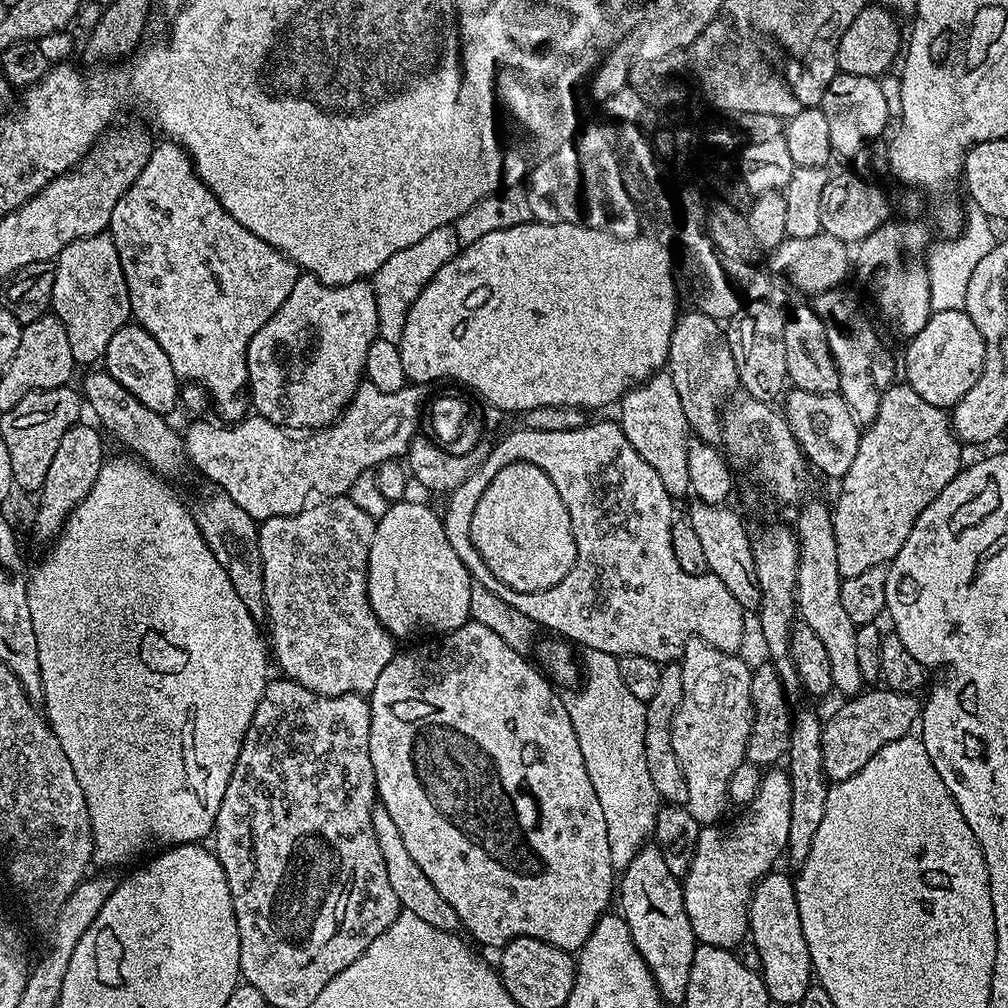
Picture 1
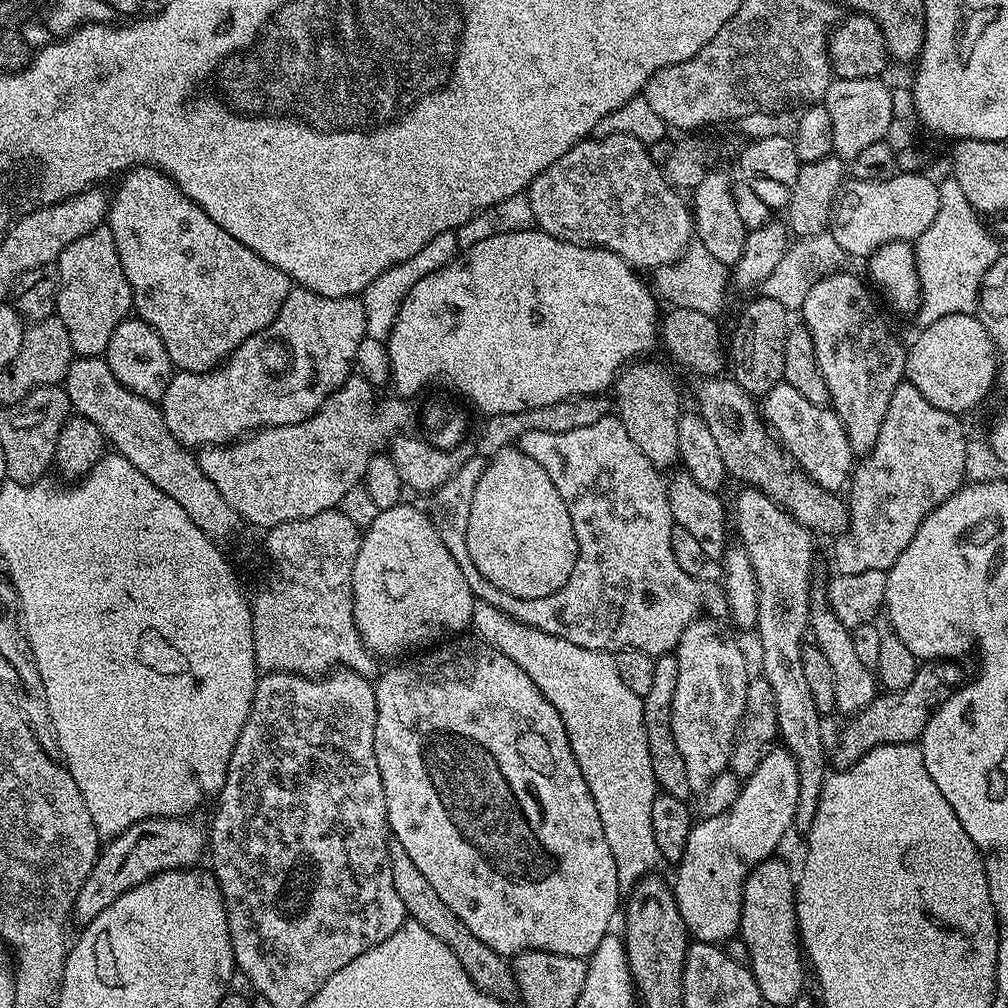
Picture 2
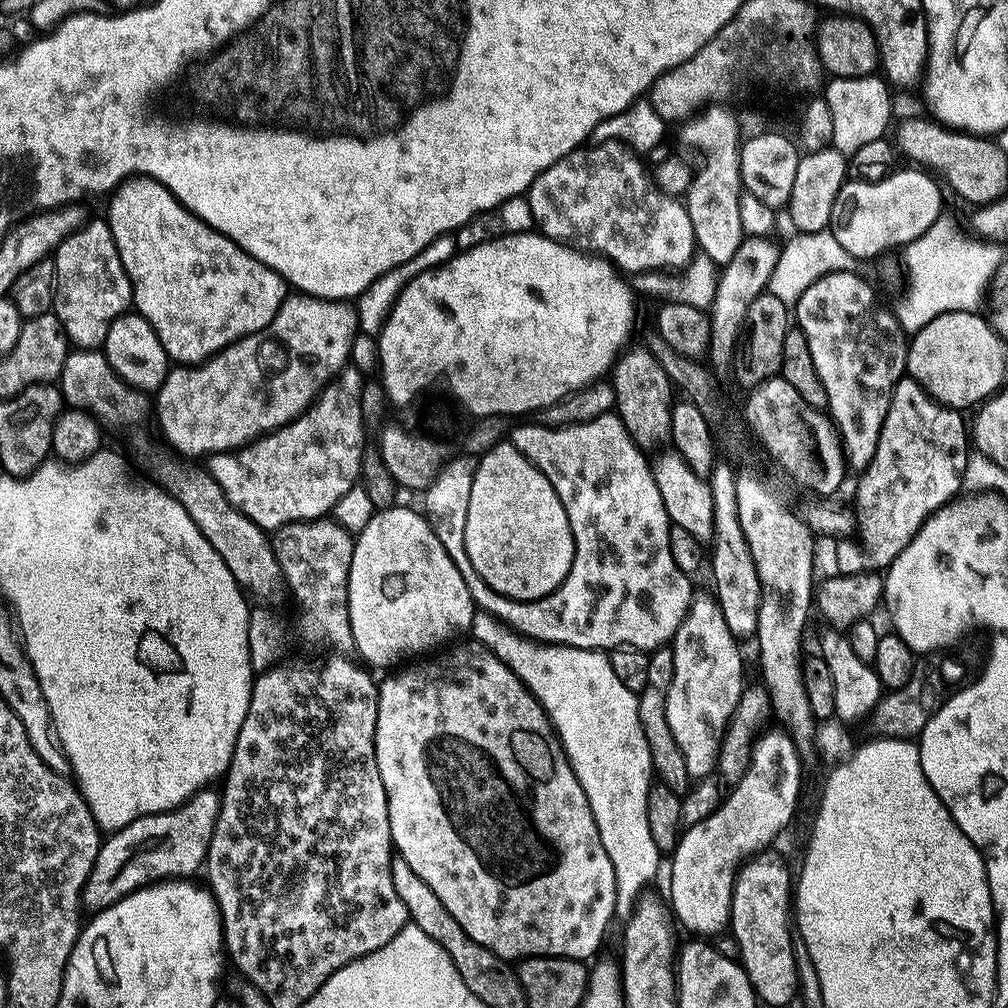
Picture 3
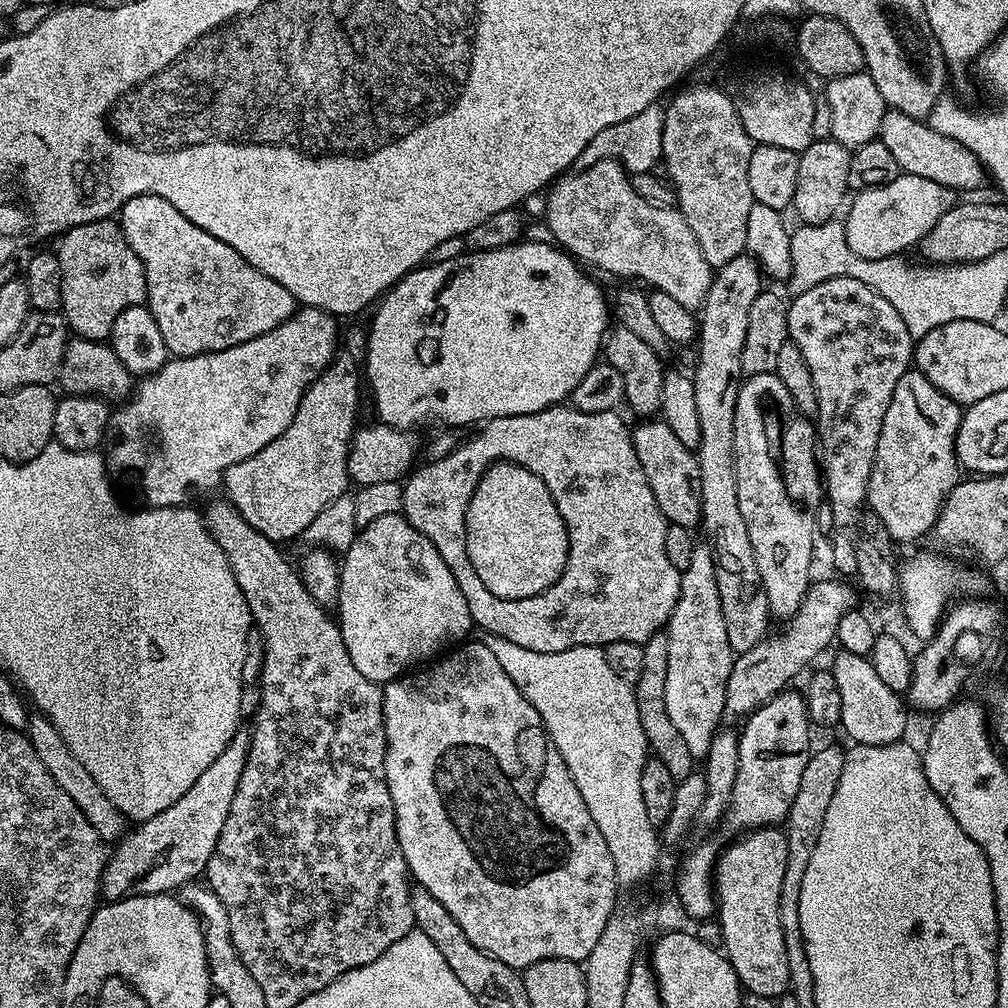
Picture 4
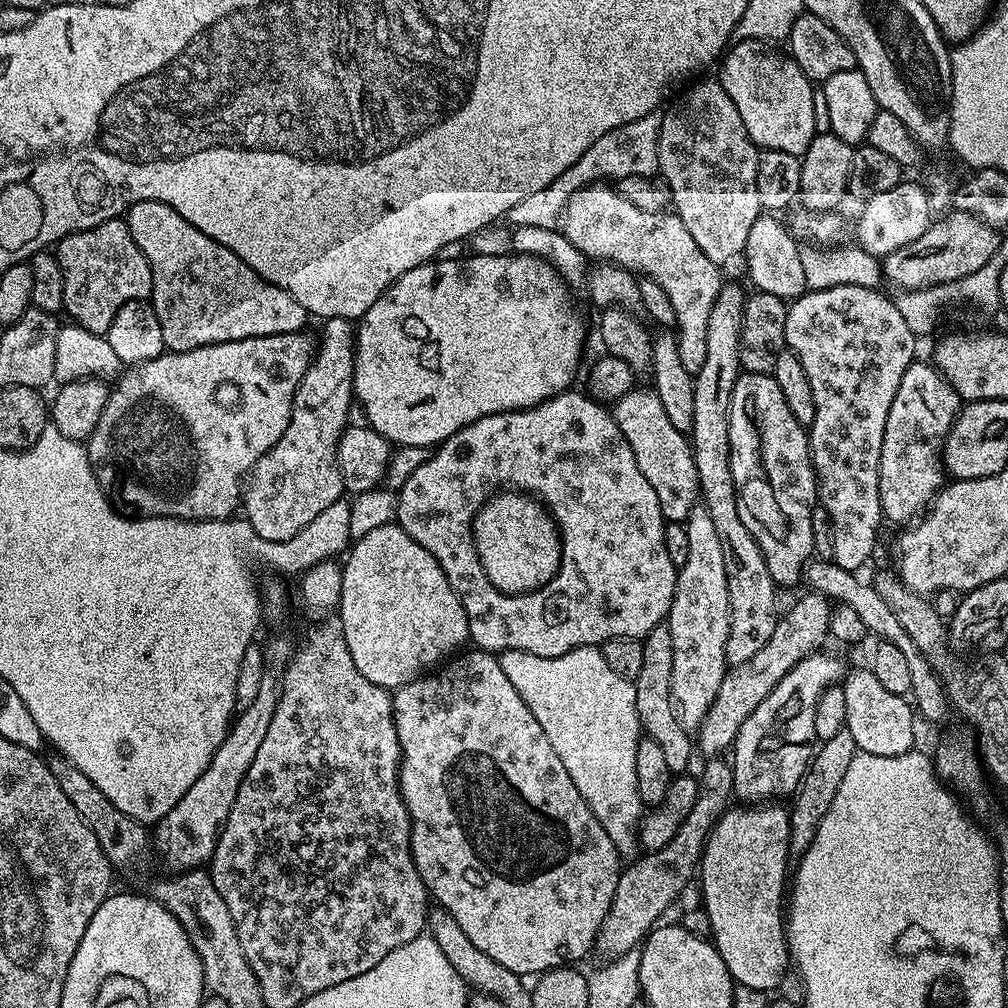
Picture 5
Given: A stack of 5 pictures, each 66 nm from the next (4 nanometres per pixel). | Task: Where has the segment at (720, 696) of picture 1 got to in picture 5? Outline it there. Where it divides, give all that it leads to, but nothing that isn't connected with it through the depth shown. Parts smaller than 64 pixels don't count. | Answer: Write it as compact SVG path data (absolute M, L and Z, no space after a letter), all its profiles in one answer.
M700 506L688 517L686 527L690 554L686 554L686 562L679 565L676 573L676 589L666 623L674 646L672 699L682 726L696 730L706 718L718 694L718 686L722 686L722 678L730 667L726 658L726 638L730 634L730 594L726 586L724 551L714 518L710 518L706 507Z

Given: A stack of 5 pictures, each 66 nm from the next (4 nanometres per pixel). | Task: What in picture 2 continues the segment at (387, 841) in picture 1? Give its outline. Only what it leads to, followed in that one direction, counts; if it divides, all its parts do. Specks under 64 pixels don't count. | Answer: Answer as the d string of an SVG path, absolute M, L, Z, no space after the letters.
M395 838L388 841L388 853L390 854L390 874L394 878L394 890L398 890L398 898L402 898L407 919L411 923L422 926L422 930L430 930L430 934L434 934L438 942L446 942L446 946L450 946L458 962L462 962L462 968L466 970L466 974L478 990L505 1002L515 1001L518 993L511 963L494 950L490 950L486 942L478 942L478 938L474 938L474 934L466 930L466 922L462 922L462 918L458 918L458 914L454 914L454 910L450 910L446 902L442 902L434 886L430 886L430 881L423 876L422 870L414 866L410 854L402 850L402 846Z

